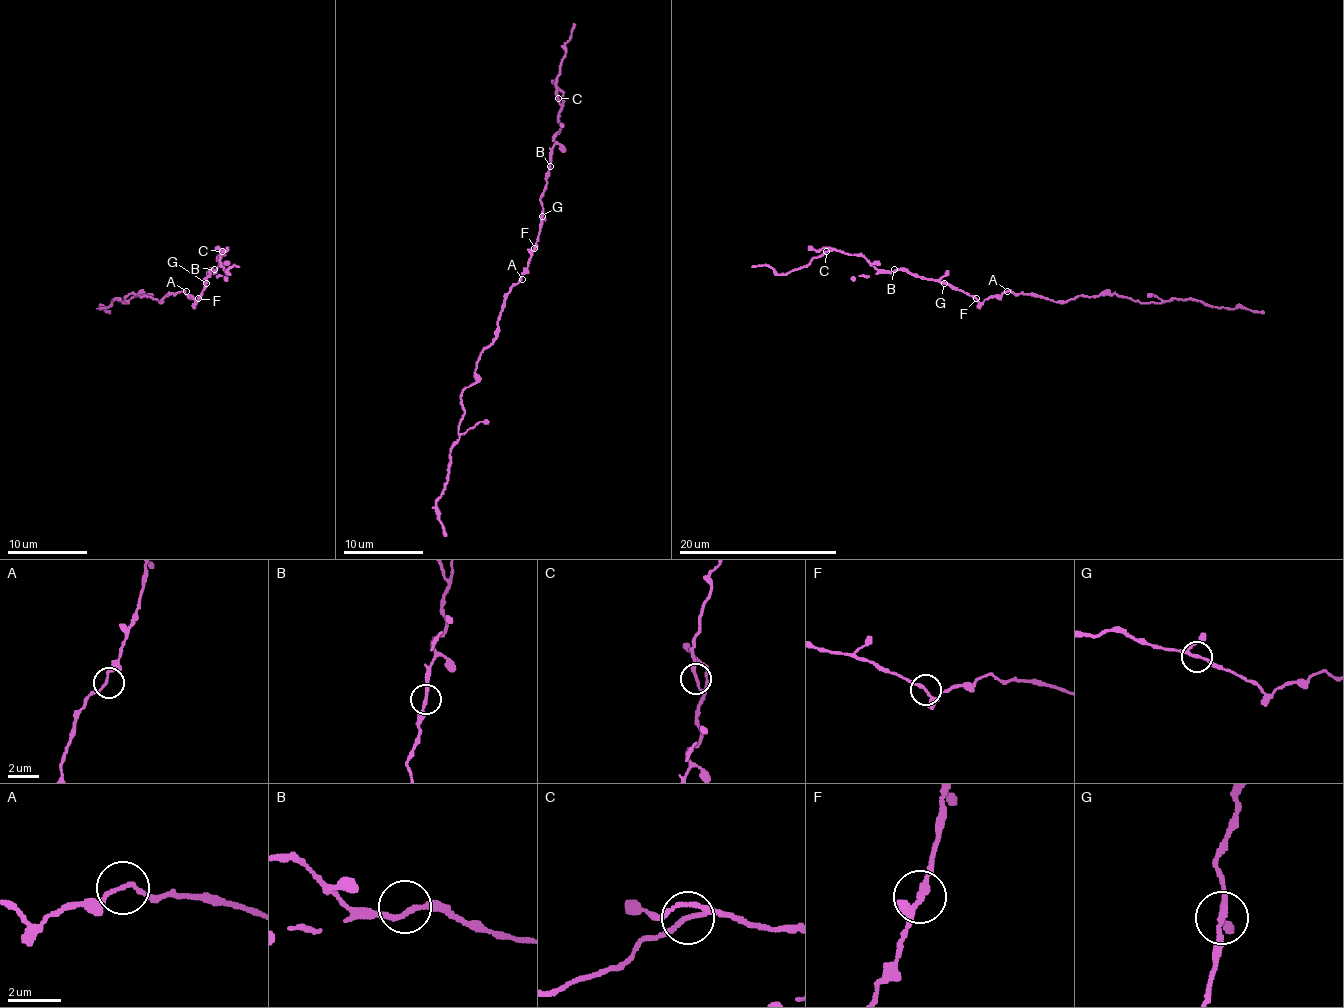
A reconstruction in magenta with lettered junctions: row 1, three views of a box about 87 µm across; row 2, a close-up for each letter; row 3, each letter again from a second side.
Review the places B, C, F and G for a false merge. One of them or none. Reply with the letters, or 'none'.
none

